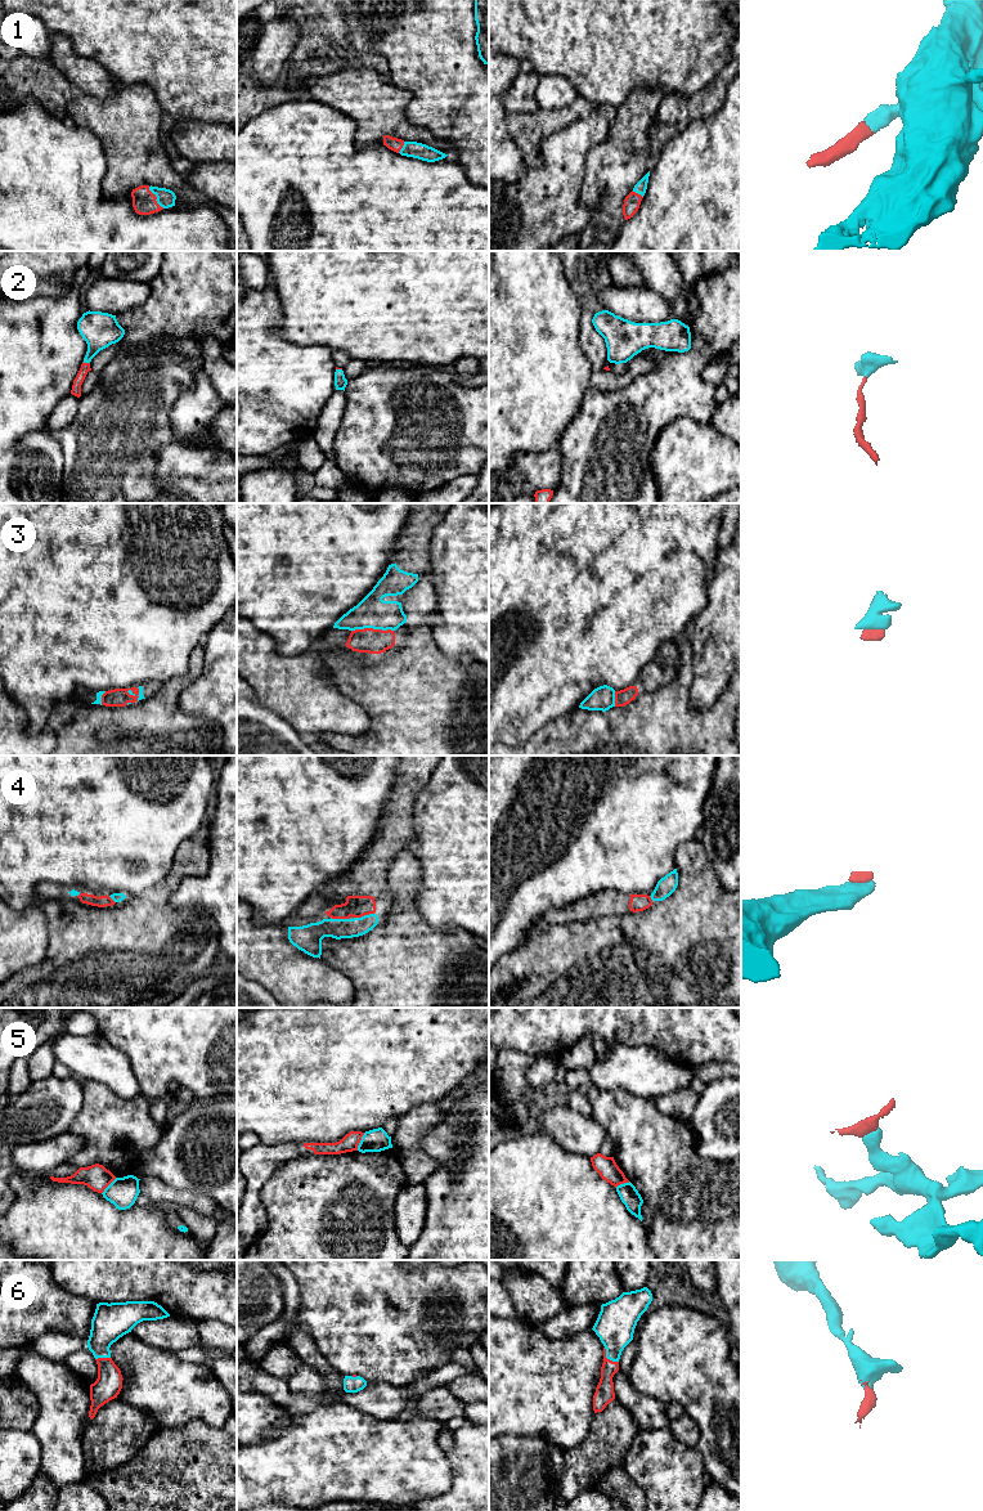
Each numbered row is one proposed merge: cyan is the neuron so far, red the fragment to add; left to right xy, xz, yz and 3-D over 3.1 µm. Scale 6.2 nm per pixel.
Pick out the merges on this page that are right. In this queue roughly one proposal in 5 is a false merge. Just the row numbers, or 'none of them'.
1, 2, 3, 4, 6

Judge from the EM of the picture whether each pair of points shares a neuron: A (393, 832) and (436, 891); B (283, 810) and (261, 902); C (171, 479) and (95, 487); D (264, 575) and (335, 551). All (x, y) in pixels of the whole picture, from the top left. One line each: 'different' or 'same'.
A: different
B: same
C: different
D: same

